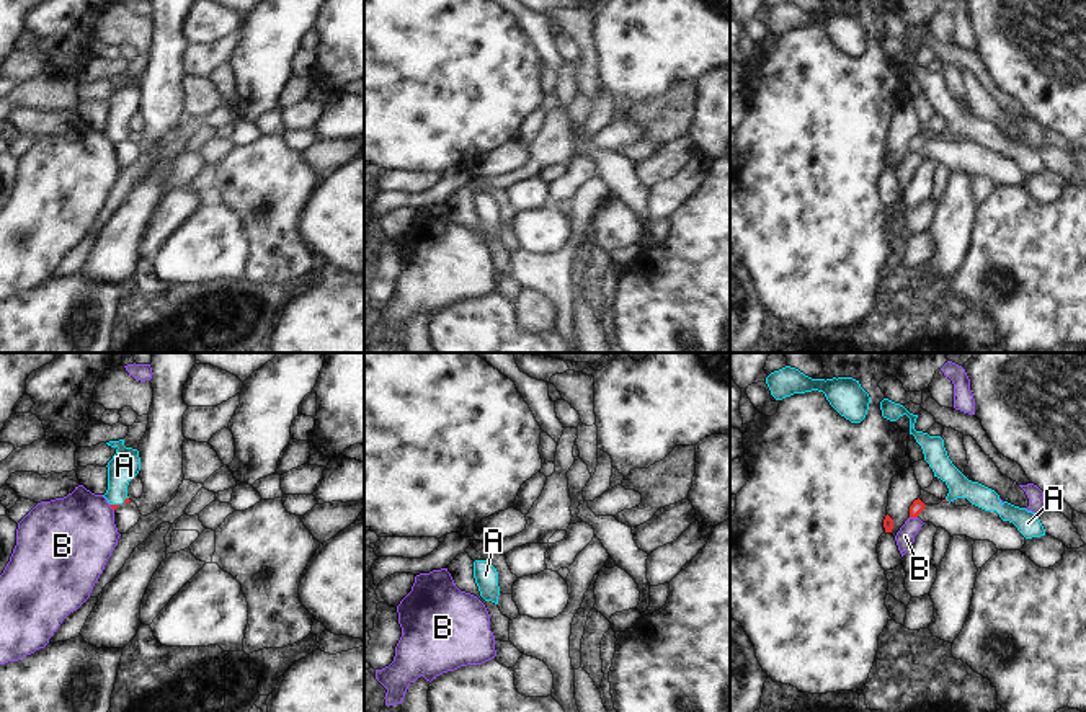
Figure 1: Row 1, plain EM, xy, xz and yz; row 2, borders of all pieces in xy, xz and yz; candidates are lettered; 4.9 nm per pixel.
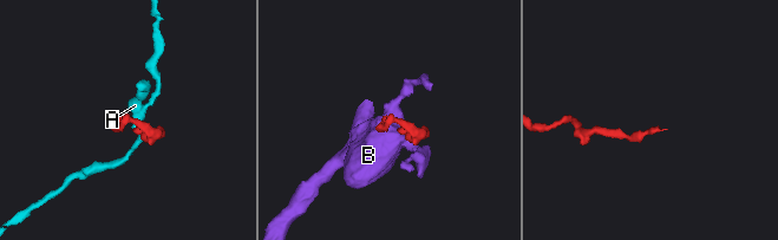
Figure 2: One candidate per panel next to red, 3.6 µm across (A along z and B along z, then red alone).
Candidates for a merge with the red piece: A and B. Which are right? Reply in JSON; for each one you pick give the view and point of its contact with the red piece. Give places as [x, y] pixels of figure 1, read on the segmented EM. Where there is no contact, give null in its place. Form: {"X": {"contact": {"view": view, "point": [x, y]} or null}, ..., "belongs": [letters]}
{"A": {"contact": {"view": "xy", "point": [115, 505]}}, "belongs": ["A"]}

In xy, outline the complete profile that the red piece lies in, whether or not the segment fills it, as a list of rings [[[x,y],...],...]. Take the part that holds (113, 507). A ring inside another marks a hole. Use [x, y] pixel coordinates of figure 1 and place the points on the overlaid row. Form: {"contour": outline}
{"contour": [[[124,439],[109,441],[116,454],[108,462],[108,490],[103,495],[113,510],[129,503],[127,485],[140,470],[139,451],[124,446]]]}

